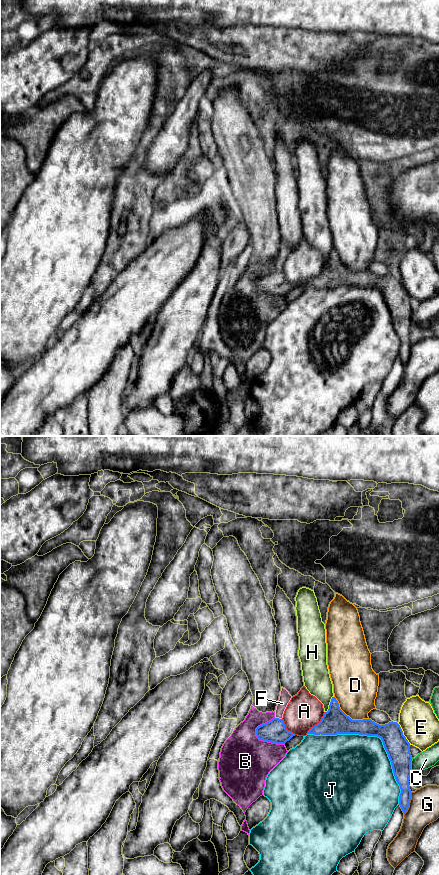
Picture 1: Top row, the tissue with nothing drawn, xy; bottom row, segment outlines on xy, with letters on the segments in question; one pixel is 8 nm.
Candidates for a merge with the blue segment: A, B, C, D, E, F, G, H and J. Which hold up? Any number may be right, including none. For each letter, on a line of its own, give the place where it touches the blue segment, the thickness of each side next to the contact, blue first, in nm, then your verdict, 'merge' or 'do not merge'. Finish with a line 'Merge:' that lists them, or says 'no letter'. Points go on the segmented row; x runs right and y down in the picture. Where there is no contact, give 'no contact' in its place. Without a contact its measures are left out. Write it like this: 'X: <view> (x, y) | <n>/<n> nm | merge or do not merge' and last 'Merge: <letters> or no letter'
A: xy (318, 723) | 200/280 nm | do not merge
B: xy (266, 740) | 190/420 nm | do not merge
C: xy (410, 764) | 190/140 nm | do not merge
D: xy (348, 716) | 200/360 nm | do not merge
E: xy (402, 734) | 190/300 nm | do not merge
F: xy (278, 718) | 190/90 nm | merge
G: xy (409, 802) | 140/240 nm | do not merge
H: xy (330, 704) | 200/220 nm | do not merge
J: xy (382, 741) | 190/460 nm | do not merge
Merge: F

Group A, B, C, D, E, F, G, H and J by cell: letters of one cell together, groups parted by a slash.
A / B / C / D / E / F / G / H / J

